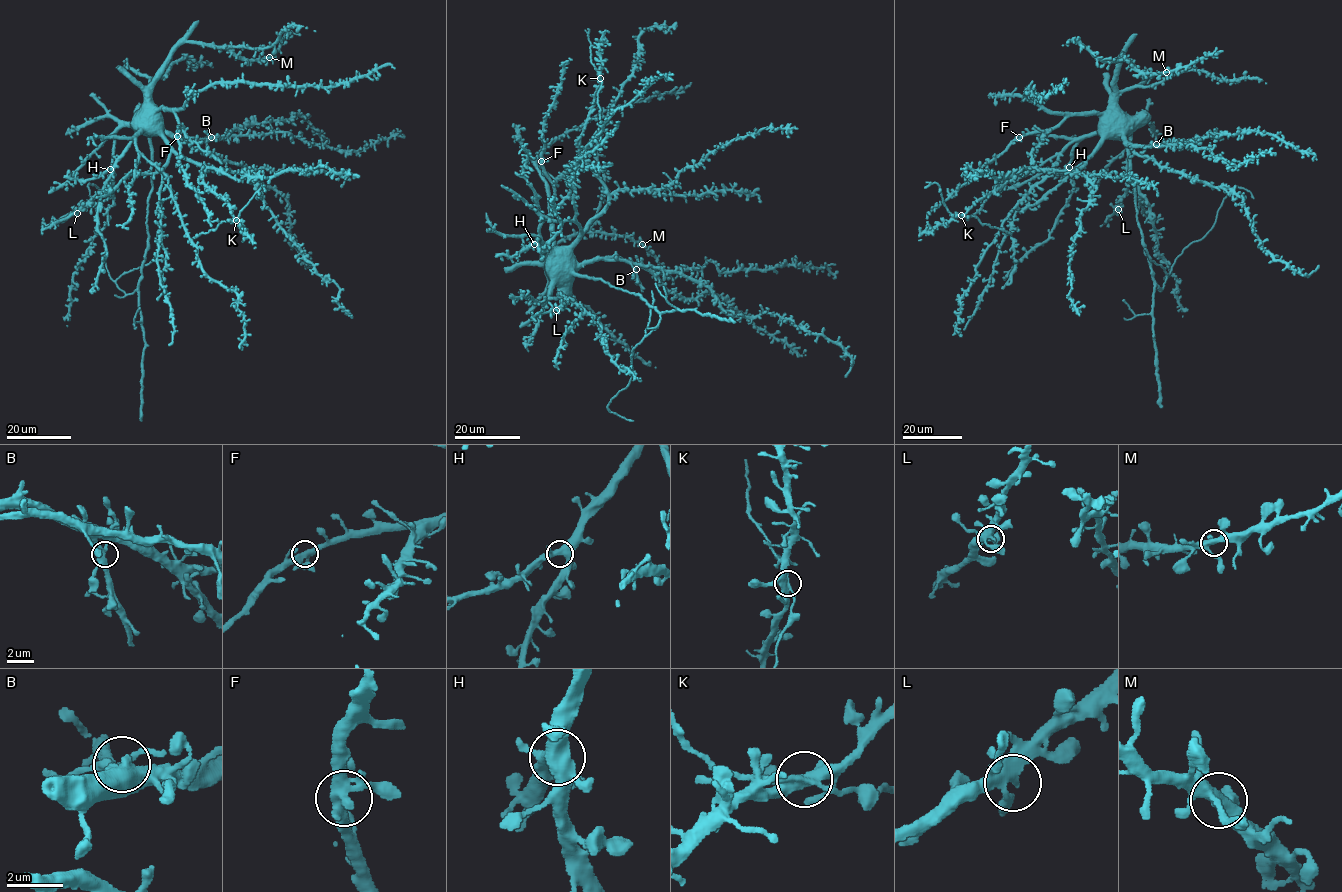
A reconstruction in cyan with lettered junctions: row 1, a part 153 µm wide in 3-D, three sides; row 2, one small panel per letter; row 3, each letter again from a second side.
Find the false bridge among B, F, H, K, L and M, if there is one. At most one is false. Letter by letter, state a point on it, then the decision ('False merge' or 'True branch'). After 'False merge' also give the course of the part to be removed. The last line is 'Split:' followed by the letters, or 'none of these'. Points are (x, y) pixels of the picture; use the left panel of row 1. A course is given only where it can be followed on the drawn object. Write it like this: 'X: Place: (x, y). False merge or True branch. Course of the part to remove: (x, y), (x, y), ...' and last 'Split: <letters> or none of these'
B: Place: (211, 137). True branch
F: Place: (177, 136). True branch
H: Place: (110, 169). True branch
K: Place: (236, 220). True branch
L: Place: (77, 213). True branch
M: Place: (269, 57). True branch
Split: none of these

